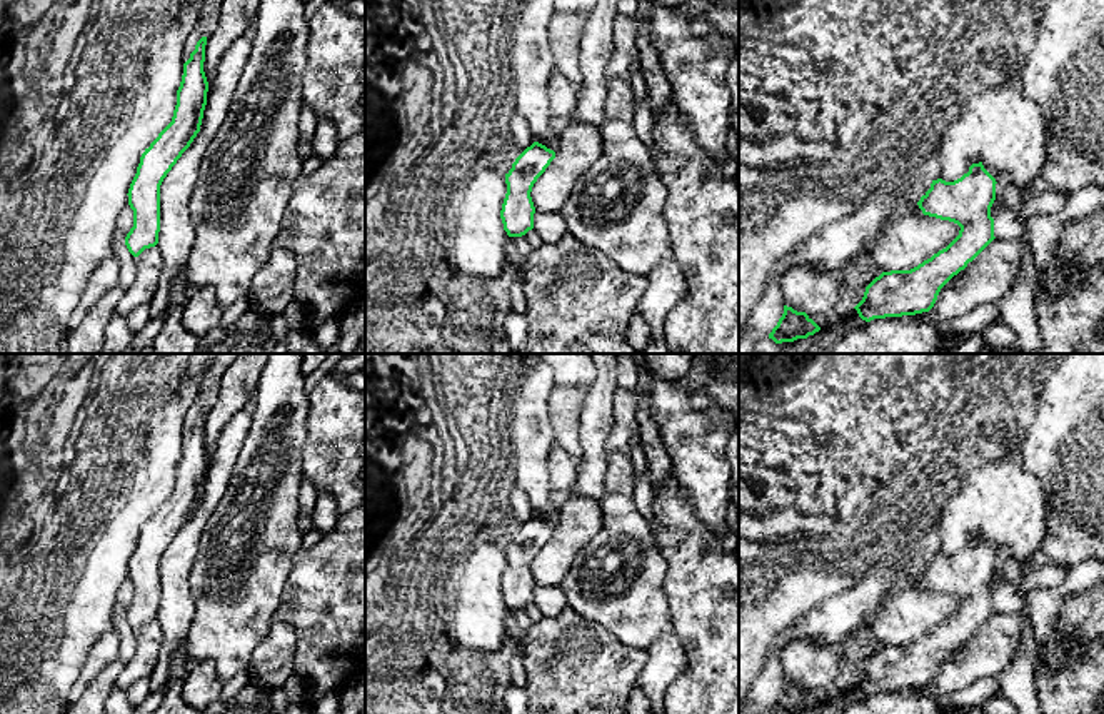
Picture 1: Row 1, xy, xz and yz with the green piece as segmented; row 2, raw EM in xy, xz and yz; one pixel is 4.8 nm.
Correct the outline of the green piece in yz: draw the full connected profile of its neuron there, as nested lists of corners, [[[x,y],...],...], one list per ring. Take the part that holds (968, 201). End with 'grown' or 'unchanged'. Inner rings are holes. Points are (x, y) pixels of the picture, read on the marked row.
[[[982,162],[972,163],[969,172],[954,182],[932,180],[931,189],[917,202],[924,215],[954,222],[961,227],[959,235],[942,250],[911,270],[891,270],[876,277],[854,307],[866,322],[886,317],[902,317],[929,312],[941,289],[967,267],[996,237],[991,207],[996,200],[996,178]]]; unchanged

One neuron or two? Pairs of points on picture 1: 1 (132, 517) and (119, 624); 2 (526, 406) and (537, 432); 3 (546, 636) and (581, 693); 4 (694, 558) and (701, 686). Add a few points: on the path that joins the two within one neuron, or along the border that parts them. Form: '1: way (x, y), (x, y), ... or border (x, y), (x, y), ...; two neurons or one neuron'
1: border (117, 603), (110, 628); two neurons
2: way (529, 412), (531, 426); one neuron
3: way (561, 641), (567, 659), (579, 676); one neuron
4: way (701, 589), (701, 654); one neuron

